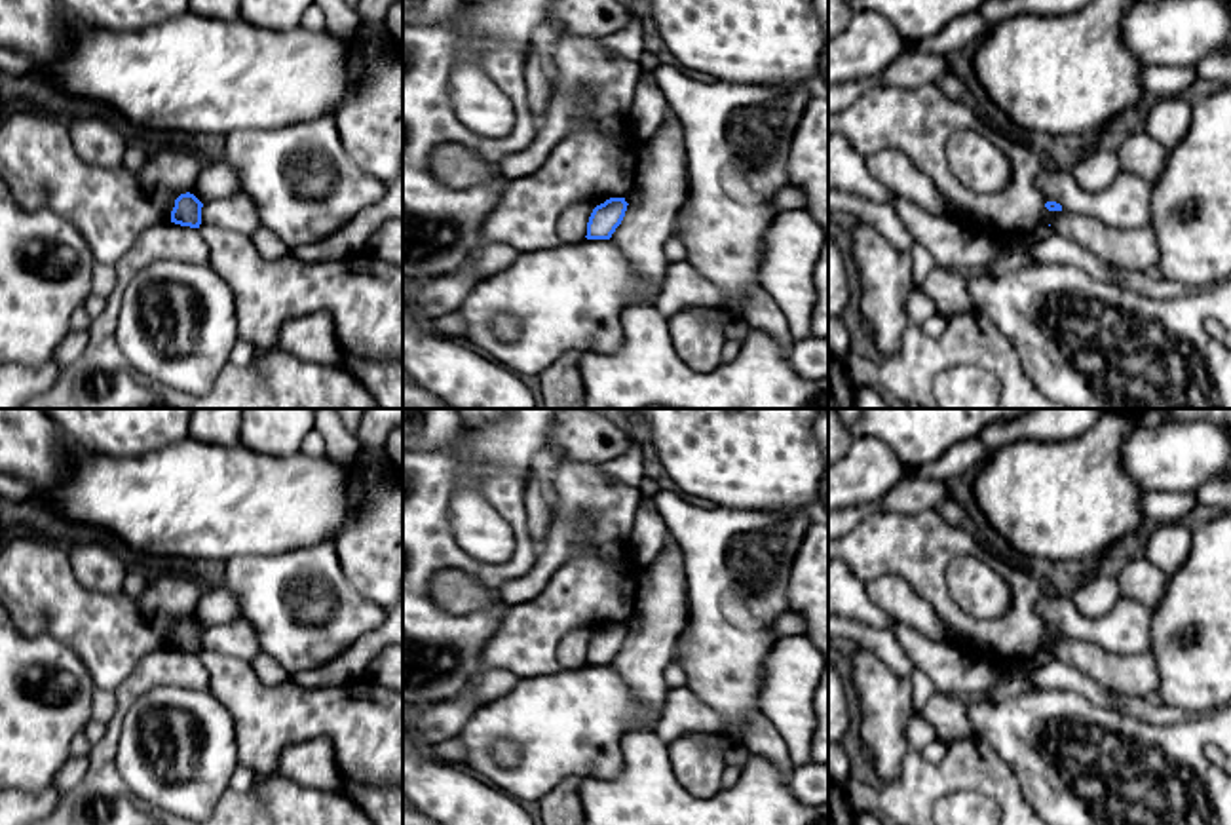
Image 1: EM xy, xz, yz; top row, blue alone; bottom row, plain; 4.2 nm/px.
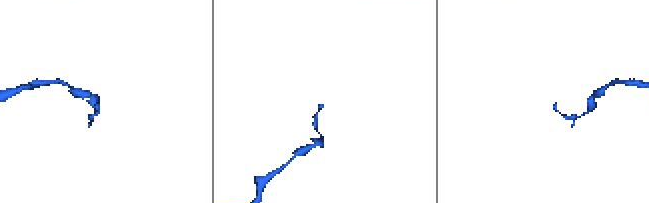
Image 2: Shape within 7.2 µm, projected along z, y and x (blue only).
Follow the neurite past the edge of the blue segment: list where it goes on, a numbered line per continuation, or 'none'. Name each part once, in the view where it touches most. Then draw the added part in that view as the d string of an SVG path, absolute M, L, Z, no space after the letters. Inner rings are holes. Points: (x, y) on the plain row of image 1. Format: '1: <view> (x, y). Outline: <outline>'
none

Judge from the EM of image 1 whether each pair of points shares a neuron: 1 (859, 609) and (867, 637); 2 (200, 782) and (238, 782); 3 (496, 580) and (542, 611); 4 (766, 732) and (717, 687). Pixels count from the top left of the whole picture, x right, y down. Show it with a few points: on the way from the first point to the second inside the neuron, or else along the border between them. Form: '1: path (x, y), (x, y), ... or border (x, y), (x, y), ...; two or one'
1: border (848, 618), (888, 630); two
2: border (240, 765), (228, 787); two
3: border (506, 605), (496, 632), (483, 645); two
4: border (758, 711), (747, 721), (743, 742); two

